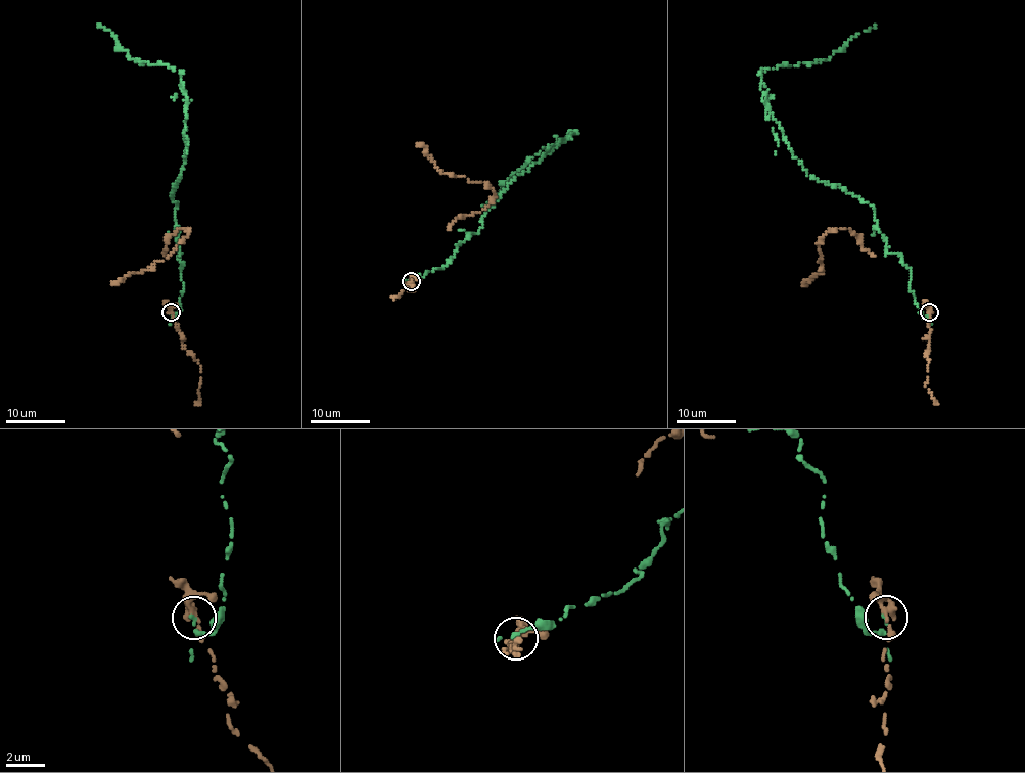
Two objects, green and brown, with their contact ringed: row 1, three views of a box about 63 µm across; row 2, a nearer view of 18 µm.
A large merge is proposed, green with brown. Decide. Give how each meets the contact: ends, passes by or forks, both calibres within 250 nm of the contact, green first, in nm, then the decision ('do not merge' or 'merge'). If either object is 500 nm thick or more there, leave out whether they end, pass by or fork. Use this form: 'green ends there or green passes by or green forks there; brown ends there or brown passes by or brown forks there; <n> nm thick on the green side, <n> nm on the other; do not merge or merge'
green ends there; brown passes by; 240 nm thick on the green side, 340 nm on the other; do not merge

